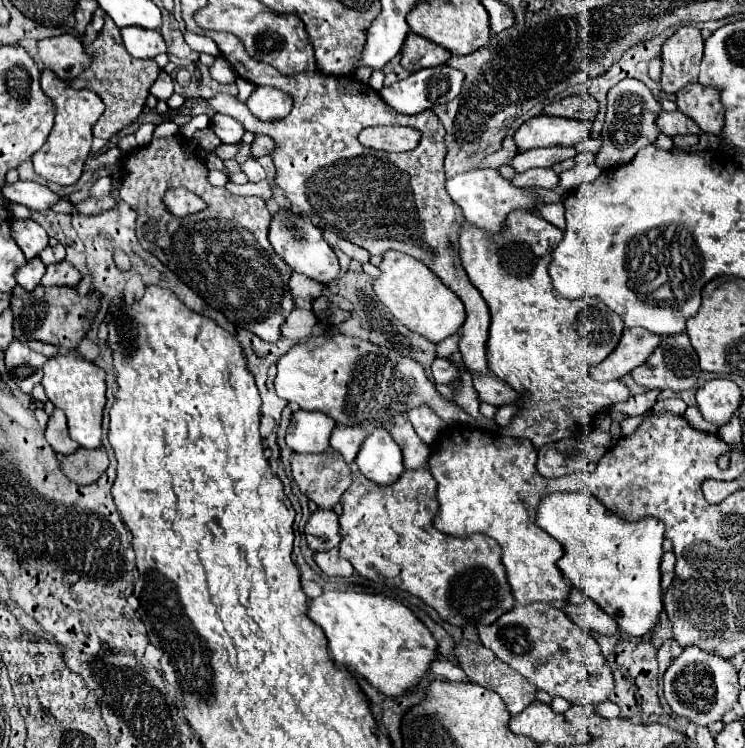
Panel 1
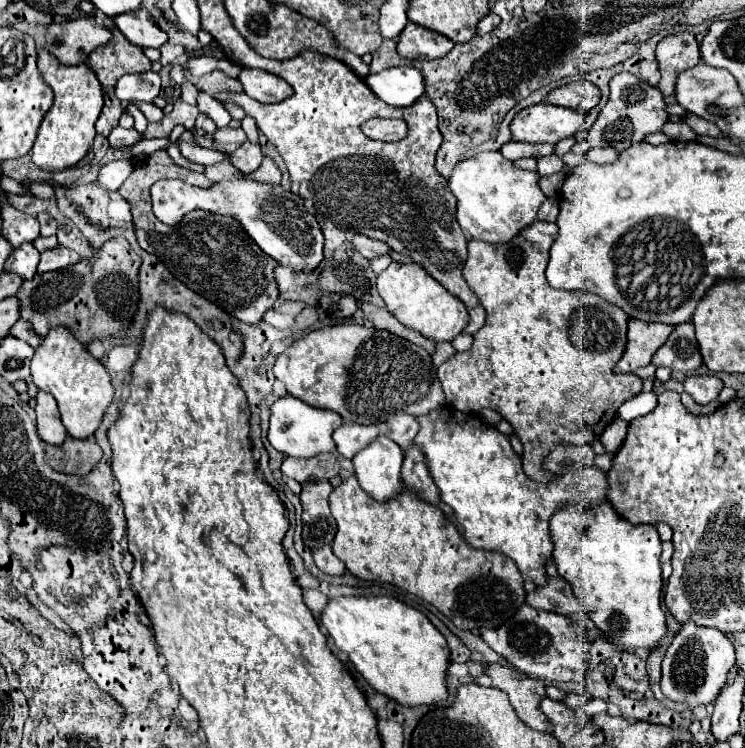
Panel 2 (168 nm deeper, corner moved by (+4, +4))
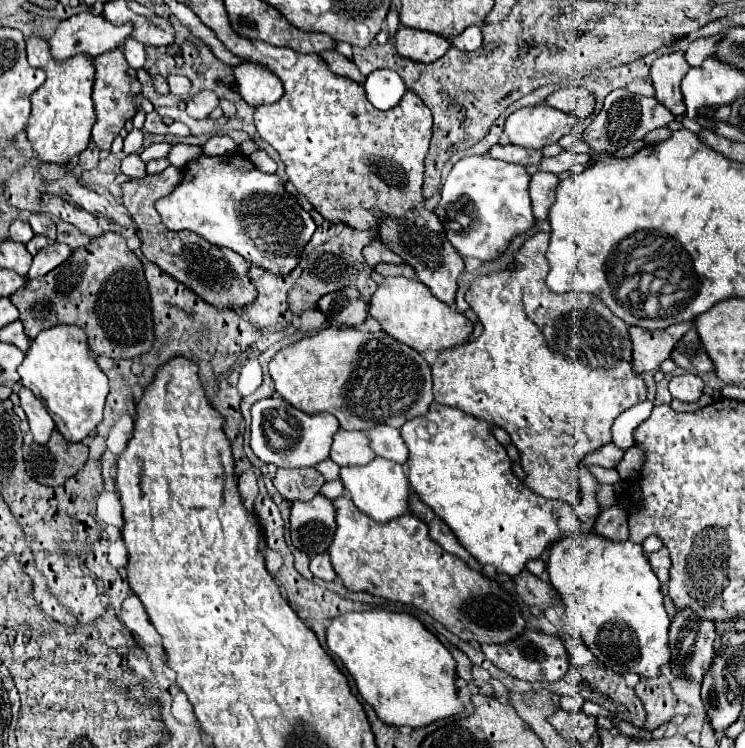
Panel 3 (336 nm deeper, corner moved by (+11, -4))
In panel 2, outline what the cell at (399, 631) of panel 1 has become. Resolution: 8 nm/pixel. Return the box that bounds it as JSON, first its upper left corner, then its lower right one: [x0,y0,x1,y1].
[319,596,449,706]

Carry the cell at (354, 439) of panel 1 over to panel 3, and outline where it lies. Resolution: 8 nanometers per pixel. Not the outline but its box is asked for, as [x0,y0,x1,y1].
[330,430,374,466]

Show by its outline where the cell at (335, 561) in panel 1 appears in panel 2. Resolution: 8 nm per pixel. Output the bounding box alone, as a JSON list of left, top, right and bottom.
[313,546,345,576]

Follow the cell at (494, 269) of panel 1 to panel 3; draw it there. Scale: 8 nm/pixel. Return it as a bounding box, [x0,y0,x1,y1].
[432,232,648,506]

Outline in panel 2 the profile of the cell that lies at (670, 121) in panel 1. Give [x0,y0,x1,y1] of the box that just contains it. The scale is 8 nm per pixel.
[681,114,723,136]

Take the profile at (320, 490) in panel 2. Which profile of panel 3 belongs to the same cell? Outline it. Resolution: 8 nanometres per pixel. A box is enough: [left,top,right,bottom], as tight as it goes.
[290,494,336,556]

